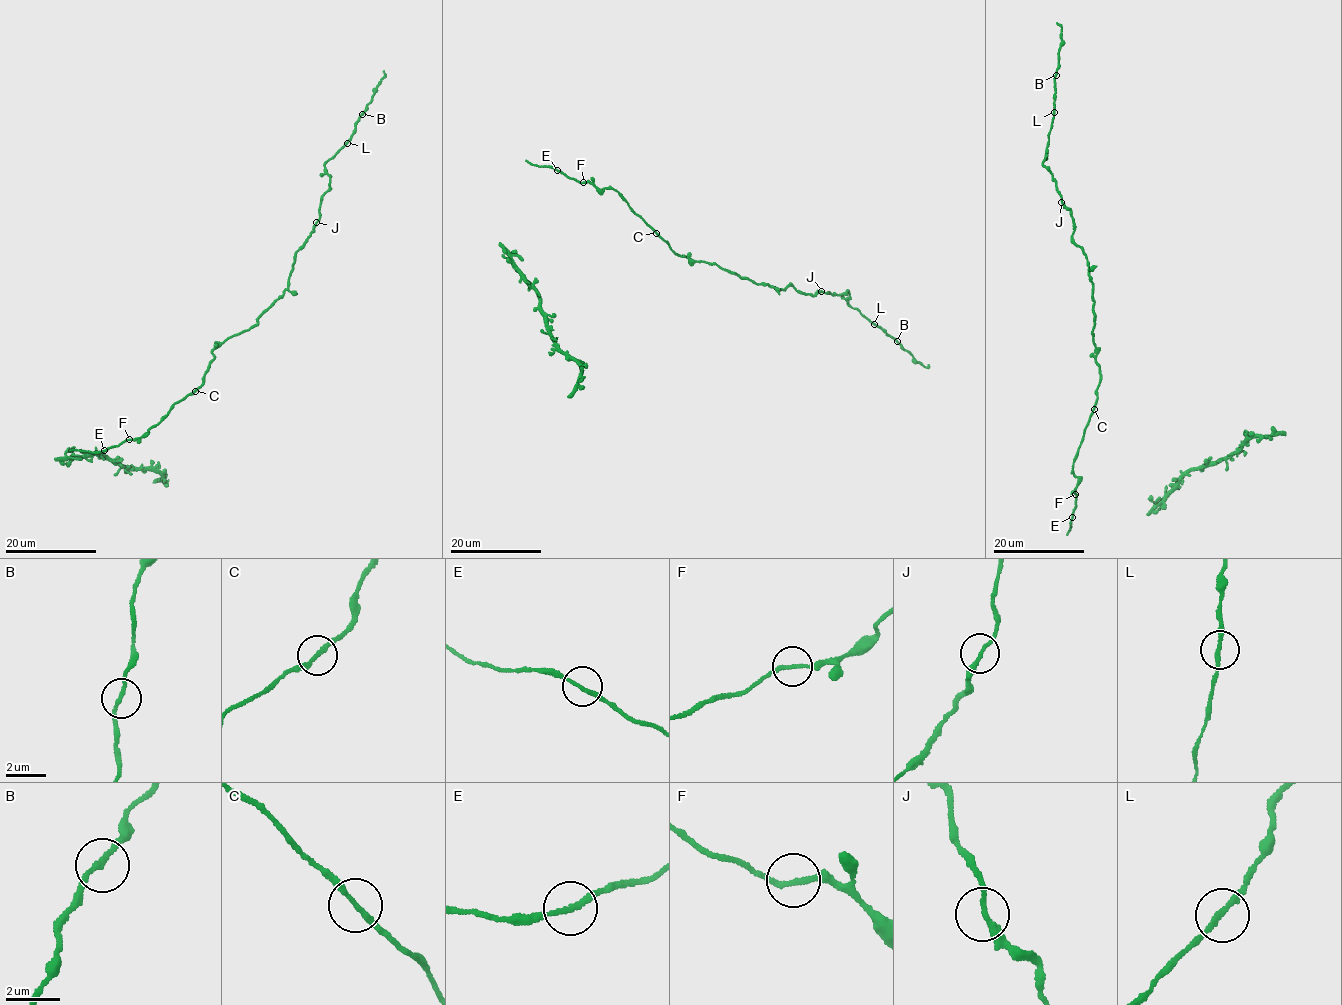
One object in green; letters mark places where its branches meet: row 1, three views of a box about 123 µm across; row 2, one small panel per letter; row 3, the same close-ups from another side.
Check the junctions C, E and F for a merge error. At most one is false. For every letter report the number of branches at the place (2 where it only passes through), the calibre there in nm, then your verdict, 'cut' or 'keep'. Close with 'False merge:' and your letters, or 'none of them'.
C: 2 | 190 nm | keep
E: 2 | 190 nm | keep
F: 2 | 190 nm | keep
False merge: none of them

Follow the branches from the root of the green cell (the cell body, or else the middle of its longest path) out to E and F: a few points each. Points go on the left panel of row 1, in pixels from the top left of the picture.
E: (196, 389), (174, 404), (165, 418), (150, 427), (147, 434), (104, 450)
F: (196, 389), (174, 404), (165, 418), (150, 427), (147, 434), (129, 440)

